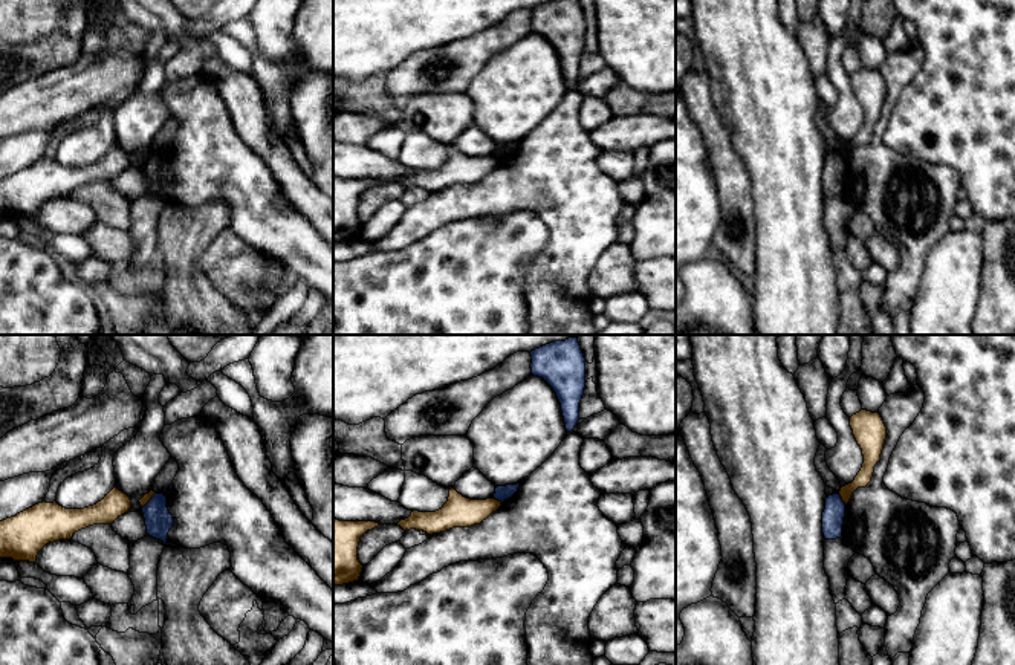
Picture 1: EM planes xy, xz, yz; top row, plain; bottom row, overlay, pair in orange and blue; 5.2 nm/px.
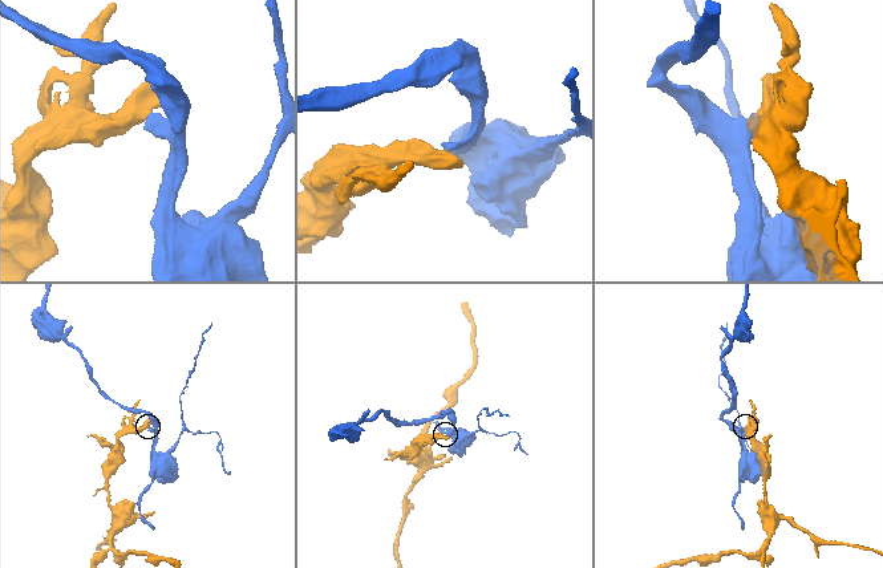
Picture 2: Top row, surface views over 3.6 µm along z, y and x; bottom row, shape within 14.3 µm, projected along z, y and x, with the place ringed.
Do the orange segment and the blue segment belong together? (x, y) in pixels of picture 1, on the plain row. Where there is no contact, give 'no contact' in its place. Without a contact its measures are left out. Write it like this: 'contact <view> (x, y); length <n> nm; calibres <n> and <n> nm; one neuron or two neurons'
contact yz (841, 155); length 70 nm; calibres 80 and 120 nm; two neurons

